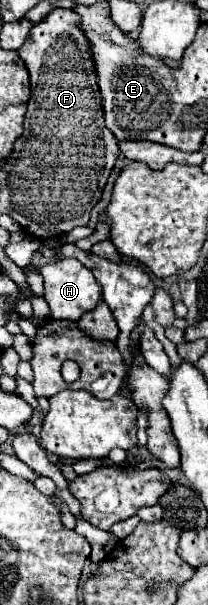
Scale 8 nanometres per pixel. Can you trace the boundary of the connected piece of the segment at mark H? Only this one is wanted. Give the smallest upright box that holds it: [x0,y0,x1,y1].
[25,252,101,320]

